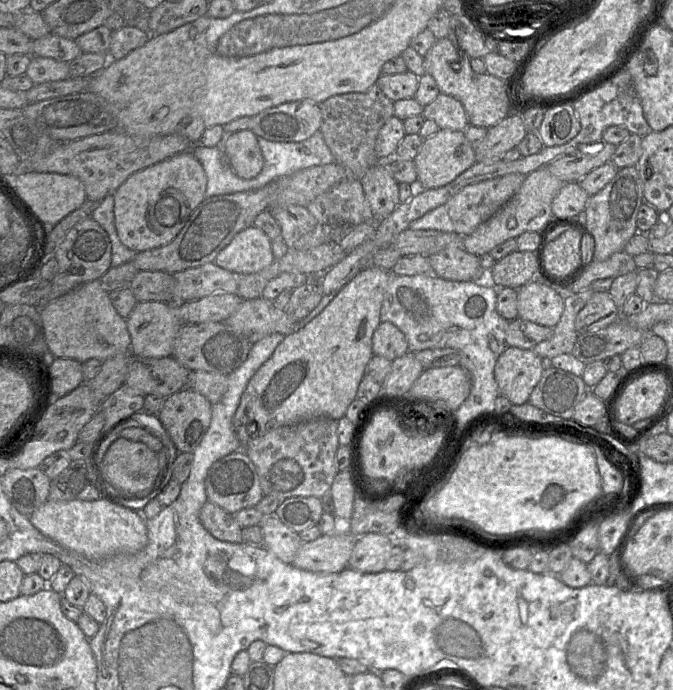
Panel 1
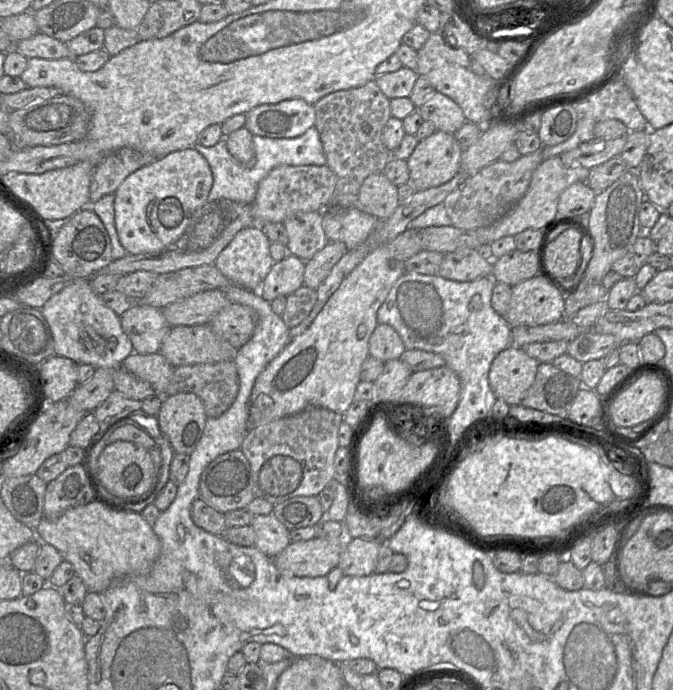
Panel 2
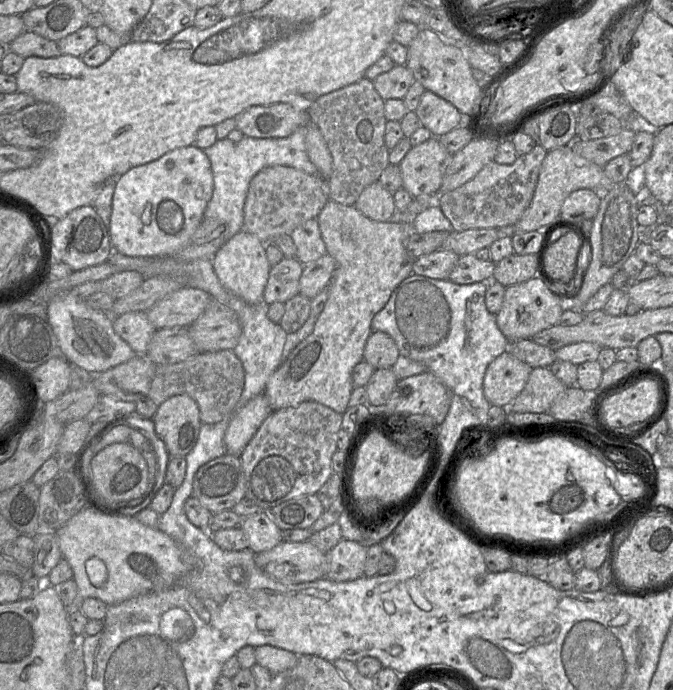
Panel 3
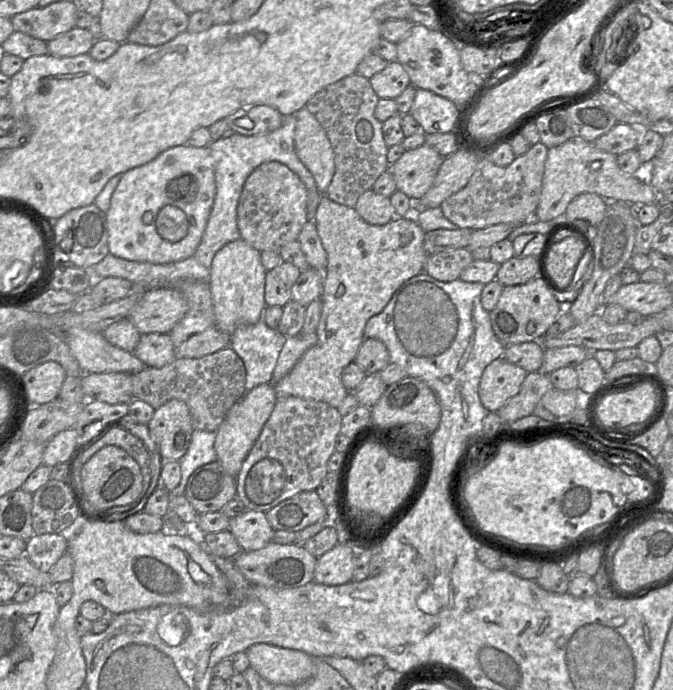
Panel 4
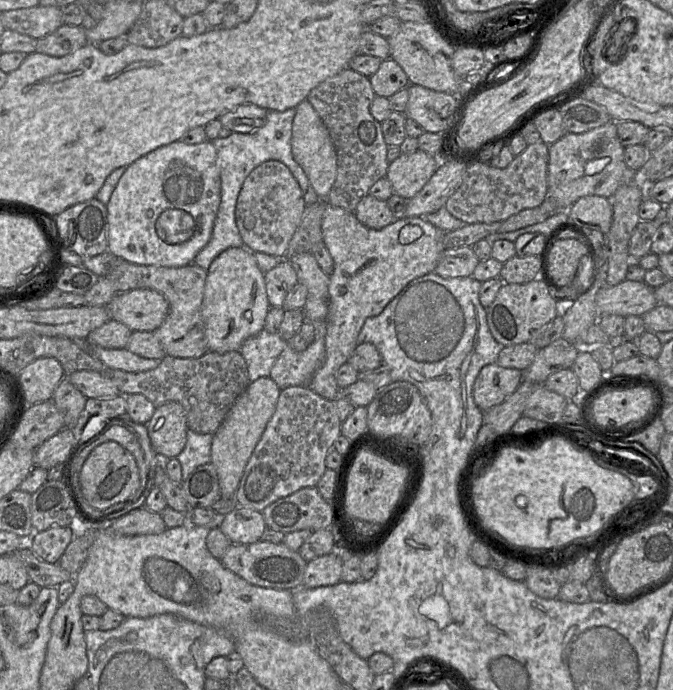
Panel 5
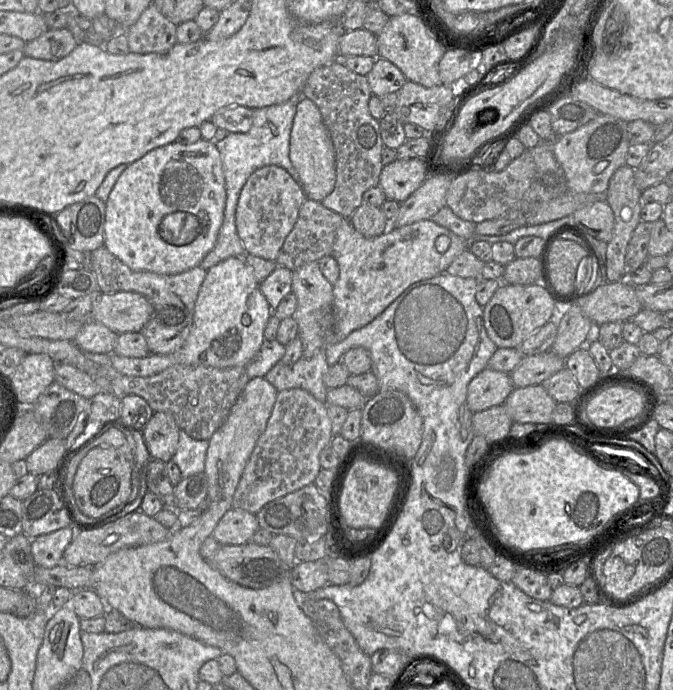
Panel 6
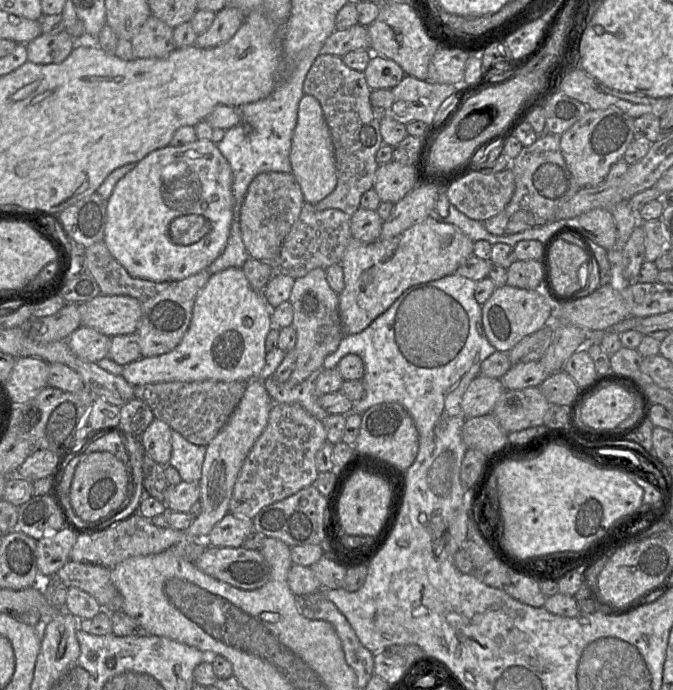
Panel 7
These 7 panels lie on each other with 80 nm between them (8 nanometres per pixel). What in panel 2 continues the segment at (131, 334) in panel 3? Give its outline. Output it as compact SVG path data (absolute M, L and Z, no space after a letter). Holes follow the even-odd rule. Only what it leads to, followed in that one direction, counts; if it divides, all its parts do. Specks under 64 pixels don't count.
M134 302L120 316L123 331L132 342L134 353L158 353L163 339L171 326L166 321L162 309Z

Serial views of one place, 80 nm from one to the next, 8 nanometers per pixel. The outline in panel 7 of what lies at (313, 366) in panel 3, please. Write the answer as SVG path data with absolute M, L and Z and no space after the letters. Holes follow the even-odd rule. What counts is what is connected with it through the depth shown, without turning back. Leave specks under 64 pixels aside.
M431 216L391 239L378 239L371 243L363 243L352 237L340 262L345 286L338 298L339 315L344 335L362 332L411 286L454 274L458 267L473 254L473 246L474 242L457 226L439 222Z

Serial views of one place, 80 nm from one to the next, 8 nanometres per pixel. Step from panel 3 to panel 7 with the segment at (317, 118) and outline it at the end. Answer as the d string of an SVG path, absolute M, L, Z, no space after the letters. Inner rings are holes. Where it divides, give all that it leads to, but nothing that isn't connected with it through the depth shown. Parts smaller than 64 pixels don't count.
M320 53L305 77L303 93L312 95L319 101L329 127L335 155L336 187L314 207L317 211L334 208L352 216L360 208L362 194L374 186L379 167L376 153L383 143L379 115L370 102L371 89L364 72L347 67L339 56Z

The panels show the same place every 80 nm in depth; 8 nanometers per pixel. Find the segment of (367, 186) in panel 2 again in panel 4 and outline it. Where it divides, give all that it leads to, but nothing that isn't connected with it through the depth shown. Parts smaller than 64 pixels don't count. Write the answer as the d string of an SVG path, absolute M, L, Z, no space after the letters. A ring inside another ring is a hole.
M372 189L358 198L354 209L365 222L372 225L385 225L397 217L390 197L378 194Z

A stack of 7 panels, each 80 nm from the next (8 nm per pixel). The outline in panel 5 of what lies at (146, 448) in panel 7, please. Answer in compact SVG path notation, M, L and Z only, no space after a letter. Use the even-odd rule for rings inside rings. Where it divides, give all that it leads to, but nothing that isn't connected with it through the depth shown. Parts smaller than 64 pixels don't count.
M170 401L156 407L145 425L151 445L162 461L176 458L182 452L188 426L181 404Z

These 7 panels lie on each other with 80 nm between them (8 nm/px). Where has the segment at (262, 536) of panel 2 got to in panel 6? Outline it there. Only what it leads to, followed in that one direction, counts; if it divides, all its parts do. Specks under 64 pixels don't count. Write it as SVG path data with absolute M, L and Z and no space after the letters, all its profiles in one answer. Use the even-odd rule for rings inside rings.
M231 507L219 520L212 536L220 545L242 545L259 529L256 514Z

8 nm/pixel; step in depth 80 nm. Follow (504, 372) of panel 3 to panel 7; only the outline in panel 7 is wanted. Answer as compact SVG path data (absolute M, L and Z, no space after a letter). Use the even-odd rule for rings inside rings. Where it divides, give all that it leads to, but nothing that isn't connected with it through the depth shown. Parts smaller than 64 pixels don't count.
M483 375L475 377L462 396L461 408L465 417L473 418L492 413L505 390L499 378Z

